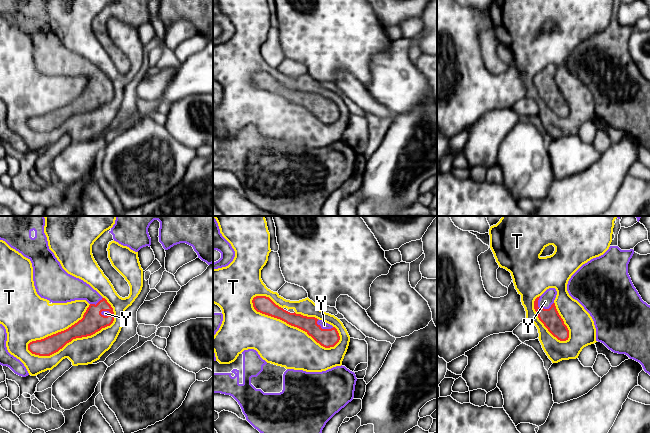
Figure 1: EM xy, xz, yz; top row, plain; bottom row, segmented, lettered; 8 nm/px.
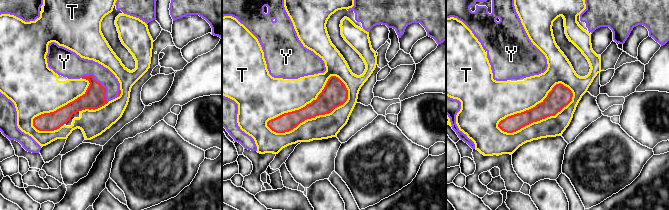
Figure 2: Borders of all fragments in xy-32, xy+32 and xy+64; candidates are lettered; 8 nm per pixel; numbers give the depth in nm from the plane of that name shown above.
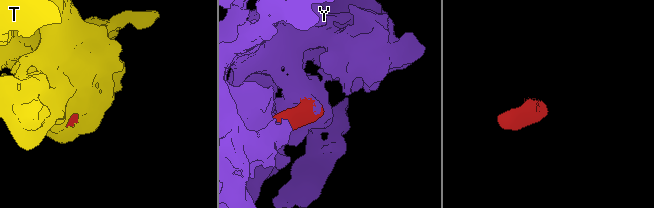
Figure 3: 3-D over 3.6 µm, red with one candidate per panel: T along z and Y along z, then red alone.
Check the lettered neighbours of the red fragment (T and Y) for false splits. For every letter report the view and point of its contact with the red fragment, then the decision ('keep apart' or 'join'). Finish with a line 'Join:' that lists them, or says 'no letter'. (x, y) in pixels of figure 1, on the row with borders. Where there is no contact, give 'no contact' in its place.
T: xy (76, 337) | keep apart
Y: yz (545, 309) | join
Join: Y

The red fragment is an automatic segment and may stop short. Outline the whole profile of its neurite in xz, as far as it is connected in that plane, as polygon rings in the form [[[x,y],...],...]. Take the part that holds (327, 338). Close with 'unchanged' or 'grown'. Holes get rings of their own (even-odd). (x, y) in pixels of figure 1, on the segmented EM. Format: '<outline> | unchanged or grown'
[[[256,296],[252,300],[257,312],[280,319],[287,324],[305,331],[317,343],[325,348],[334,347],[340,340],[339,333],[332,325],[315,317],[290,313],[276,305],[269,297]]] | grown

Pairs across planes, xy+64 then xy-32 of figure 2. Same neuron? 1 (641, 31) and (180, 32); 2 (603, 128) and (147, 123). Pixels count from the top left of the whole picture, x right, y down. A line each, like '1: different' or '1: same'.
1: same
2: different

